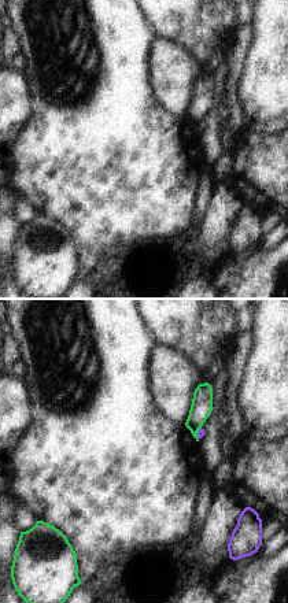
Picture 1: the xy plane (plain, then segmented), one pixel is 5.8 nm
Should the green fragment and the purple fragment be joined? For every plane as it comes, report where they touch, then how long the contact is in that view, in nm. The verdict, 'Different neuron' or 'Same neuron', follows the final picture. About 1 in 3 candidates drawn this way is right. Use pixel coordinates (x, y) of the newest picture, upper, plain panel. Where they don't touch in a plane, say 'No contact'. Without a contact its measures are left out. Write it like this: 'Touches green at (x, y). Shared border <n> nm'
Touches green at (196, 126). Shared border 80 nm

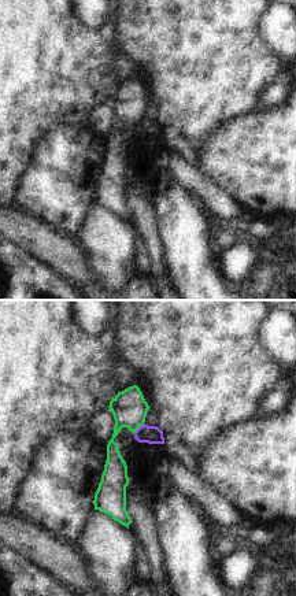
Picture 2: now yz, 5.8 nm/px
Touches green at (139, 119). Shared border 90 nm

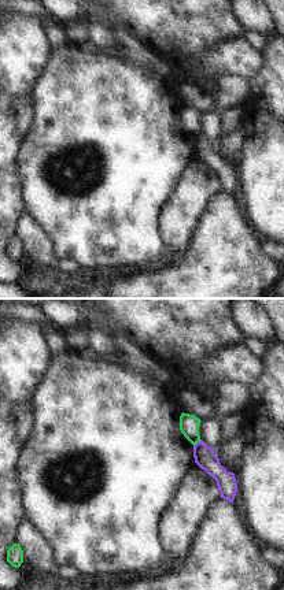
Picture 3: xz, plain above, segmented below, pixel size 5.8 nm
Touches green at (196, 136). Shared border 60 nm

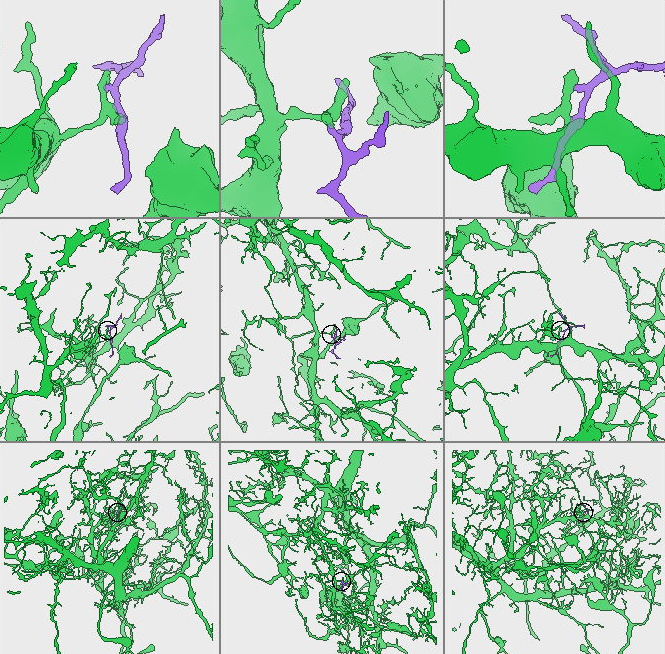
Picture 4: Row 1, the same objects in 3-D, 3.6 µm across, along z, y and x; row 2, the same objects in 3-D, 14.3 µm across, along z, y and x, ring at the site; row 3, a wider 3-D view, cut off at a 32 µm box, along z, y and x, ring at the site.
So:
Different neuron

